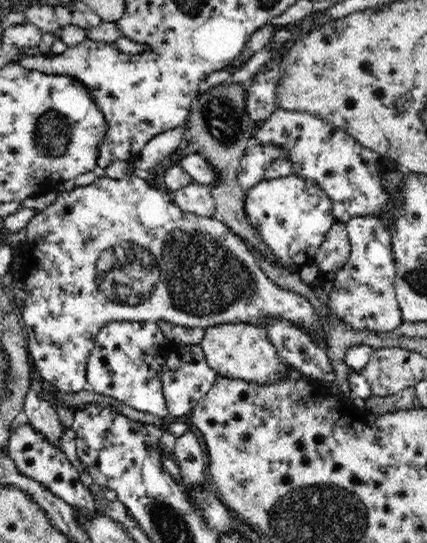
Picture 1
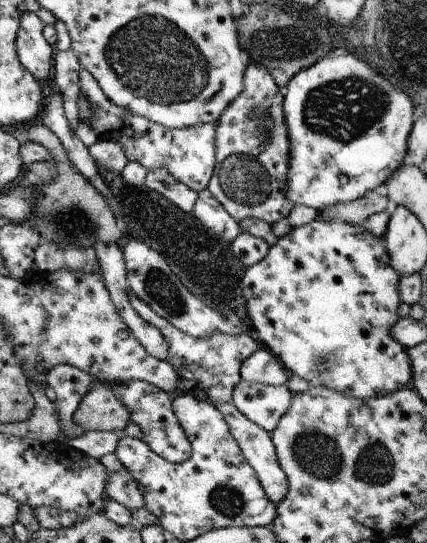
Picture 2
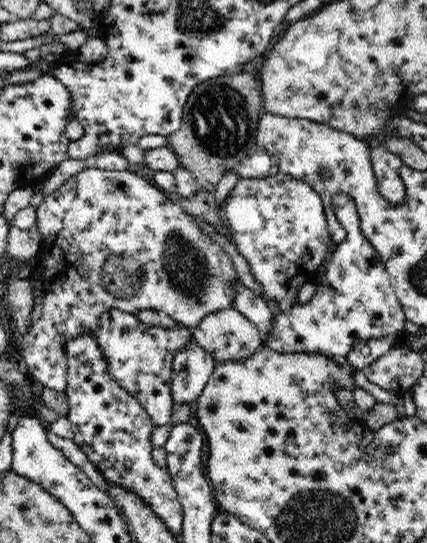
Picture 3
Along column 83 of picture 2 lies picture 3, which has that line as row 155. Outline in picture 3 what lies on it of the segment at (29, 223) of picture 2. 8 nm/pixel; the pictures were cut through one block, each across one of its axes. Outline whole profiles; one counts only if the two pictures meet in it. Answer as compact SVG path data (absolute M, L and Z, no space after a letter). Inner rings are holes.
M230 74L210 78L198 84L186 106L182 128L168 136L174 146L176 156L182 160L184 168L194 174L194 180L208 194L216 194L222 178L240 166L240 162L256 148L256 130L260 124L262 92L258 92L256 74Z

